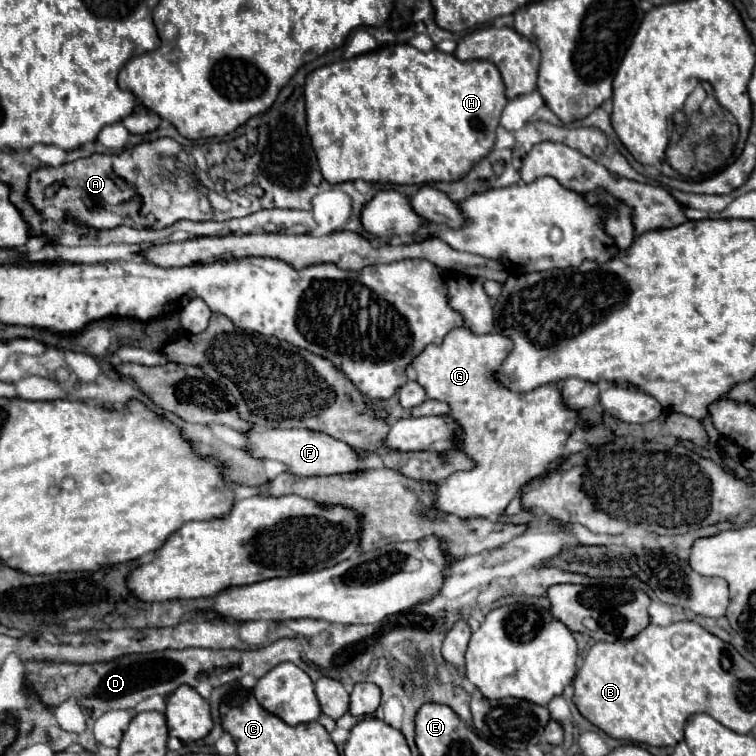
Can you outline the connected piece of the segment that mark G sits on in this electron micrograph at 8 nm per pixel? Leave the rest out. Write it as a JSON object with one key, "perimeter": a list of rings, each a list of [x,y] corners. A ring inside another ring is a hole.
{"perimeter":[[[457,327],[457,329],[453,329],[453,331],[449,331],[449,333],[445,335],[445,339],[443,339],[441,345],[427,345],[427,347],[411,361],[411,367],[413,367],[415,373],[417,373],[417,379],[415,379],[415,381],[425,389],[427,397],[429,397],[429,399],[435,399],[435,401],[443,401],[443,403],[449,405],[449,415],[451,415],[451,417],[459,423],[459,427],[461,427],[461,435],[459,435],[459,439],[457,439],[457,443],[455,443],[455,449],[461,451],[461,453],[465,453],[465,455],[473,461],[473,469],[451,473],[445,481],[437,483],[437,489],[435,489],[435,509],[441,511],[441,513],[453,513],[455,517],[461,517],[461,519],[477,519],[477,517],[489,519],[491,515],[499,517],[499,515],[505,511],[505,507],[509,505],[509,501],[511,501],[513,497],[519,495],[521,485],[525,485],[529,479],[537,477],[537,475],[545,473],[545,469],[549,469],[551,463],[553,463],[557,457],[563,455],[563,451],[565,451],[565,439],[569,437],[569,433],[571,433],[573,427],[577,425],[577,413],[571,411],[571,409],[567,409],[567,407],[563,405],[561,391],[557,389],[557,385],[545,385],[545,387],[533,389],[533,391],[529,391],[529,393],[515,393],[515,391],[509,391],[509,389],[501,387],[501,385],[493,379],[495,369],[499,369],[499,365],[505,361],[505,357],[509,355],[511,349],[513,349],[513,343],[511,343],[509,337],[505,337],[505,335],[475,335],[475,333],[469,331],[467,327]]]}

